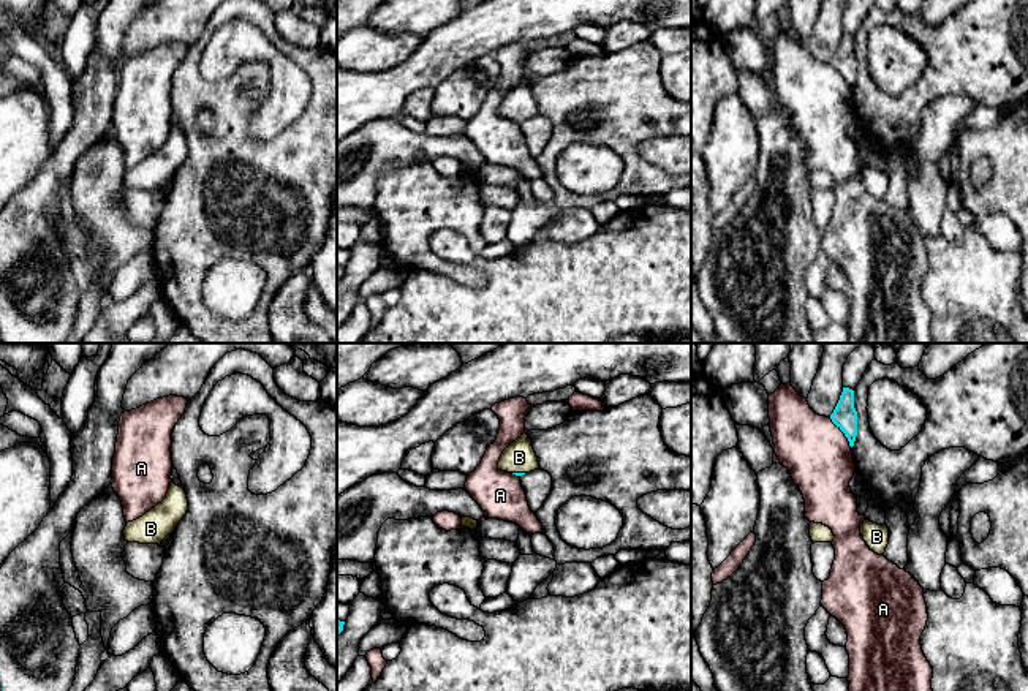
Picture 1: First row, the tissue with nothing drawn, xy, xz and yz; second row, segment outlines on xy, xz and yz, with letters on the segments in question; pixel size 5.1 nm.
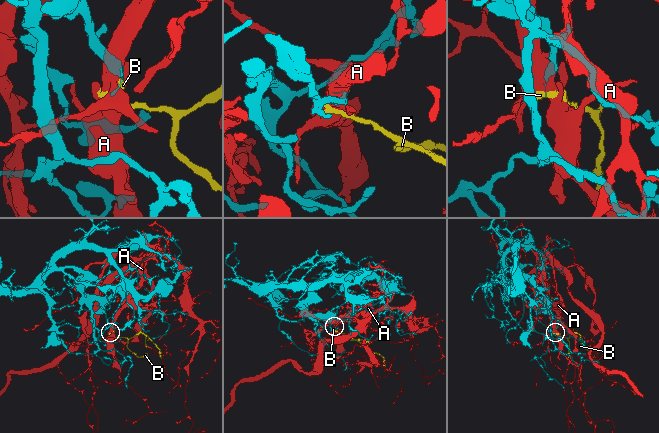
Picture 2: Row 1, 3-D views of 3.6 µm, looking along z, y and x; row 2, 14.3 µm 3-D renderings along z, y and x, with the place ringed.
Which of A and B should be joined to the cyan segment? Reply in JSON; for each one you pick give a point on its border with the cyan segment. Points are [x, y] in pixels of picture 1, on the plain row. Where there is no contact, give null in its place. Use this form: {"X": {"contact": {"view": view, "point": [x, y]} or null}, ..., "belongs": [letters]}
{"B": {"contact": {"view": "xz", "point": [519, 119]}}, "belongs": ["B"]}

